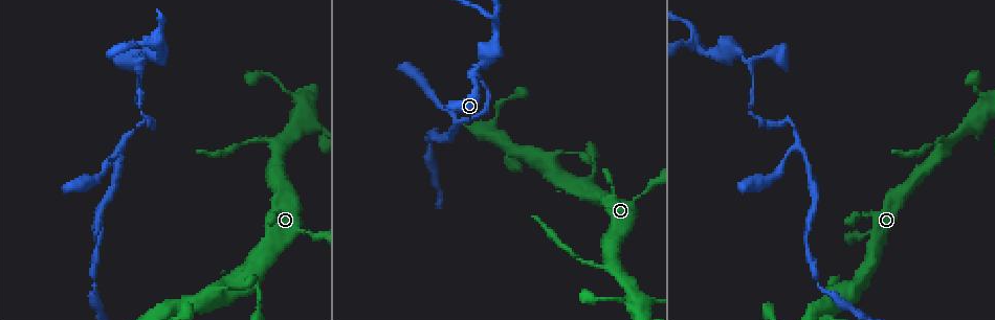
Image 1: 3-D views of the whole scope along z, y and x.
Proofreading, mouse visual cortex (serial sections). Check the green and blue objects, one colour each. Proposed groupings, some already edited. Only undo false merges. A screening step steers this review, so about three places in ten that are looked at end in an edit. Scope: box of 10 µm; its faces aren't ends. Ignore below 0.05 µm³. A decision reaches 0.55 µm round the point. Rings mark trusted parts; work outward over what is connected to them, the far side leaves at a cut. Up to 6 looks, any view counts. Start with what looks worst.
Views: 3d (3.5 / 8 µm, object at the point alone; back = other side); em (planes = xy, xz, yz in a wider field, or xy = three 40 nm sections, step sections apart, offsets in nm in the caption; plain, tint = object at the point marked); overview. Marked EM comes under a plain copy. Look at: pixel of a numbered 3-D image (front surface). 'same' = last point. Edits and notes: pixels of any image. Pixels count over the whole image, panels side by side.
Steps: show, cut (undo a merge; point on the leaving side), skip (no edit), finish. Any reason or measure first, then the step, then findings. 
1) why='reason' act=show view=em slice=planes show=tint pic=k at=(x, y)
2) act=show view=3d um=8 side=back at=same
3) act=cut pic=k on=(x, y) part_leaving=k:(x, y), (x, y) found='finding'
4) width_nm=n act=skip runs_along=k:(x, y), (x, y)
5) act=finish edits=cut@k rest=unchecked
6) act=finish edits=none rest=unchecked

why='thin neck' act=show view=3d um=8 pic=1 at=(147, 59)

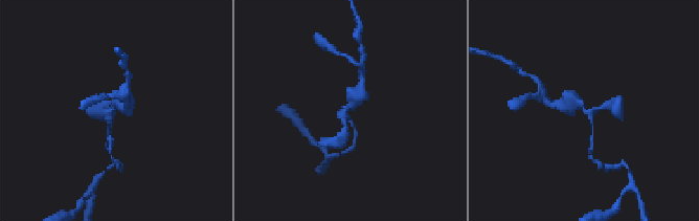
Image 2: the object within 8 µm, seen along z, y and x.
why='zoom in' act=show view=3d um=3.5 at=same

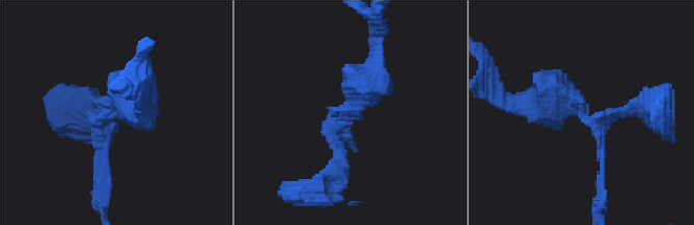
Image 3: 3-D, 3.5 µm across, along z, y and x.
arms=3 arm_widths_nm=100,200,450 act=show view=em slice=xy step=5 show=tint pic=3 at=(118, 116)

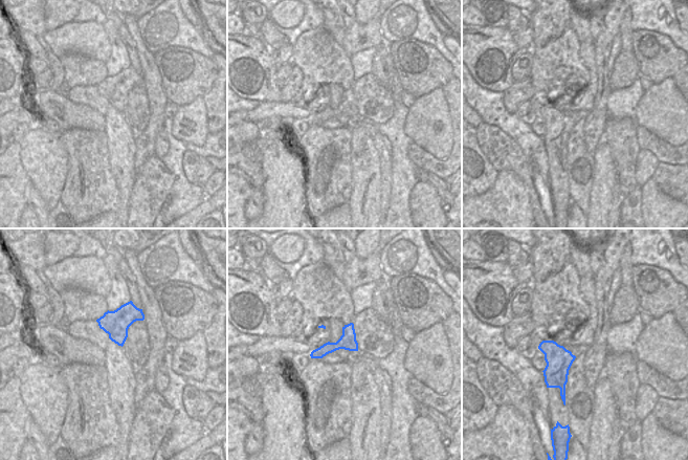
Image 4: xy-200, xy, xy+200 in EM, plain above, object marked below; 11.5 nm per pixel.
width_nm=190 act=cut pic=3 on=(547, 105) part_leaving=3:(585, 114), (572, 98), (501, 98) found='a second cell is stuck on'

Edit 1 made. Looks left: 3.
why='redraw' act=show view=overview

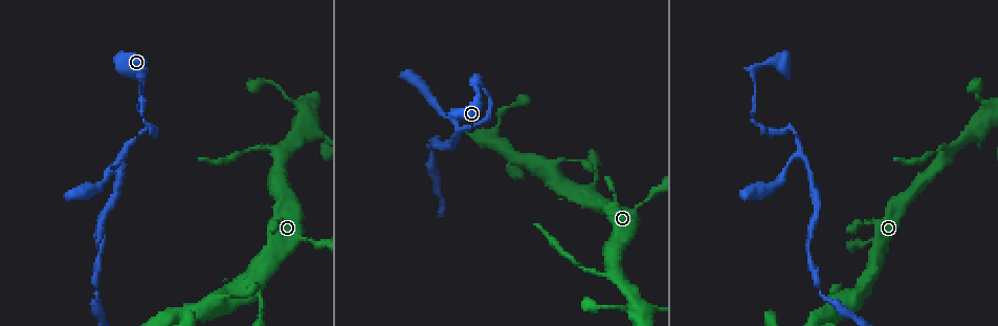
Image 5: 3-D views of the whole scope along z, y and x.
why='branch point' act=show view=em slice=xy step=2 show=tint pic=5 at=(122, 153)

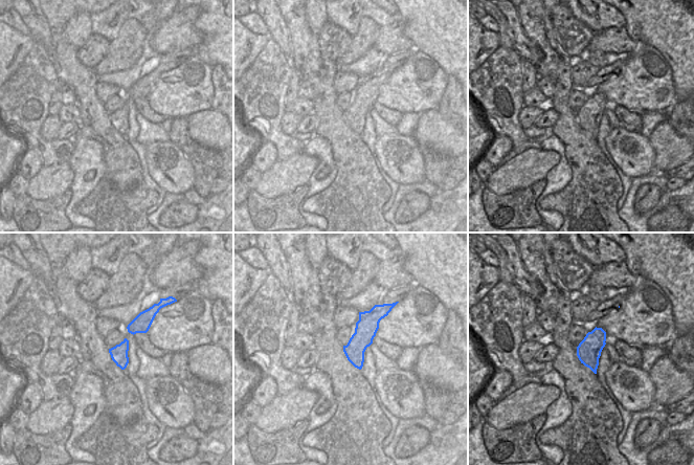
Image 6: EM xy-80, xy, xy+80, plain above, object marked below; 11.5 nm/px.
why='wider look' act=show view=3d um=3.5 at=same

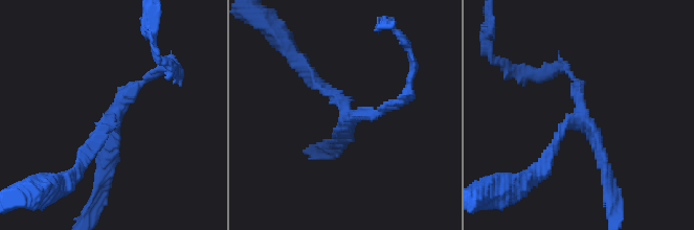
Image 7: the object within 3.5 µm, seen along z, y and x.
arms=3 act=skip runs_along=7:(159, 69), (114, 114), (104, 181) found='all the same cell'

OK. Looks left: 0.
act=finish edits=cut@3 rest=unchecked

